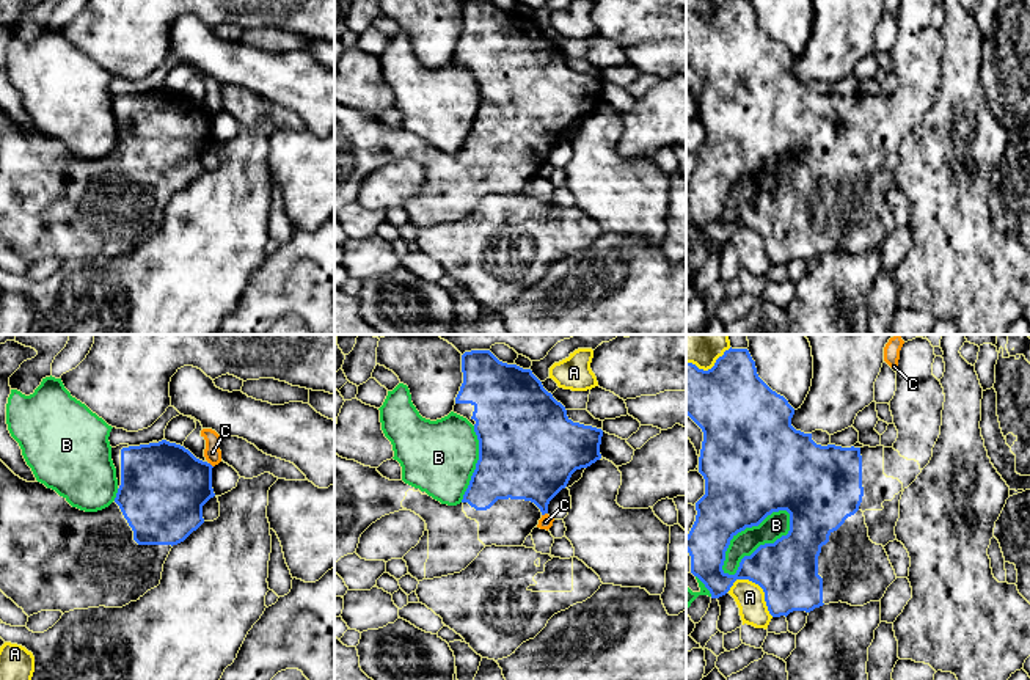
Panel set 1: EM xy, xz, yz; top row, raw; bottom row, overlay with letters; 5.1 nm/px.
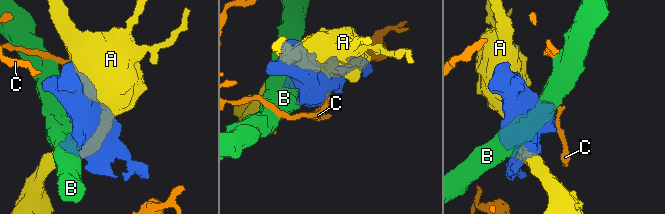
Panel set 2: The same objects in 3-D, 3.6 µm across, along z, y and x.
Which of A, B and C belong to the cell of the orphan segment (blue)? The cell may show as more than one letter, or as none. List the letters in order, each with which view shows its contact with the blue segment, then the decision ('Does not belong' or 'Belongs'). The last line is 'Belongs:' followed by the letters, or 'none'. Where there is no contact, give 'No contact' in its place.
A: Touches blue in yz. Does not belong
B: Touches blue in yz. Does not belong
C: Touches blue in xz. Does not belong
Belongs: none

